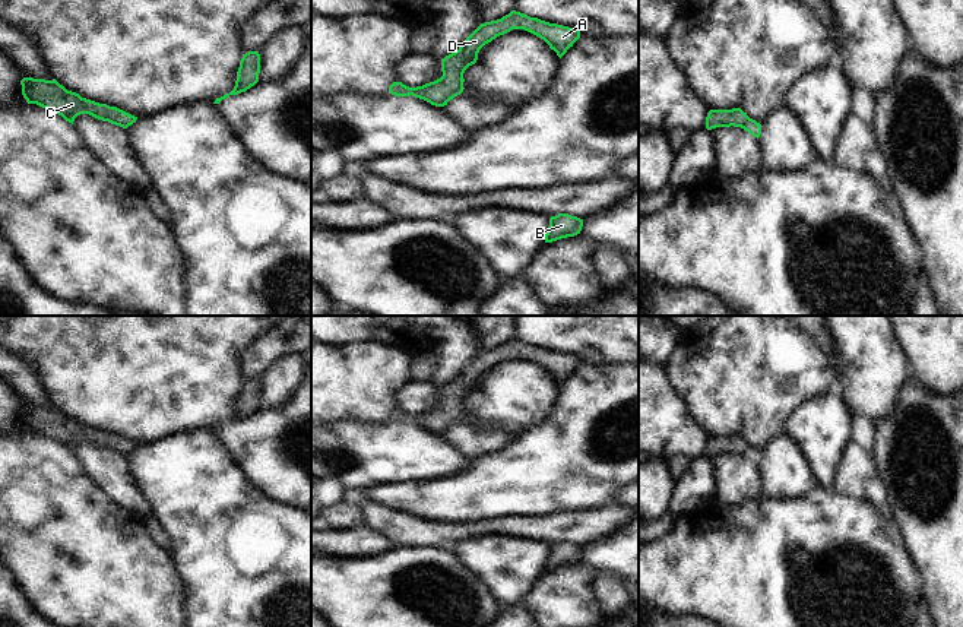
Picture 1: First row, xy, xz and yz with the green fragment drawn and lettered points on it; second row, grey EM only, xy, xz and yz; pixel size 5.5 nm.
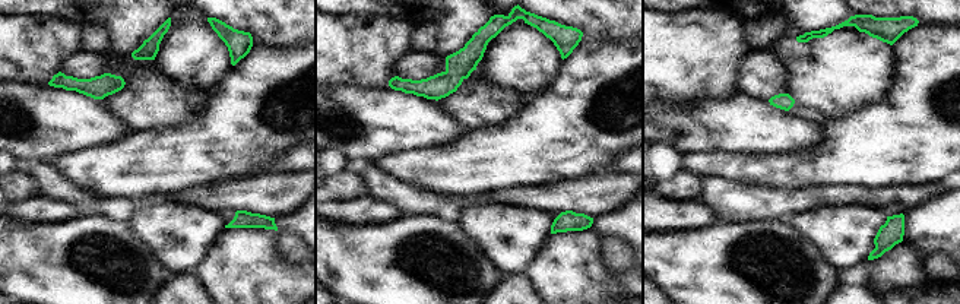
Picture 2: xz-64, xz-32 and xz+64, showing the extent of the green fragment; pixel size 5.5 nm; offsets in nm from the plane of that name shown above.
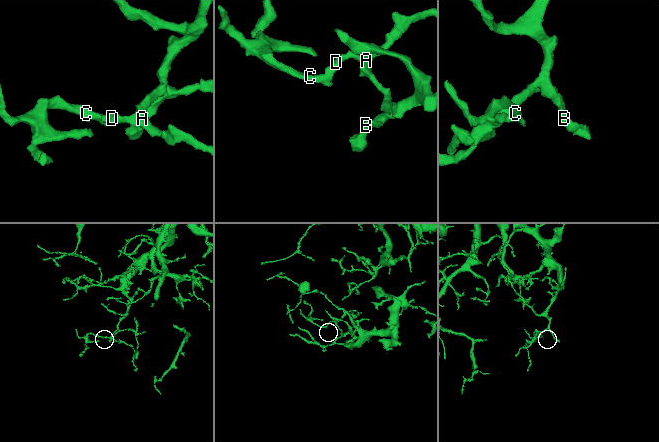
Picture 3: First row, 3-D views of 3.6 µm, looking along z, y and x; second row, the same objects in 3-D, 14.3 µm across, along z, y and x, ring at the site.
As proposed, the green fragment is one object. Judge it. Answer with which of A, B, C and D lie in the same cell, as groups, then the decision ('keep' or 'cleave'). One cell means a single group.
A B C D; keep

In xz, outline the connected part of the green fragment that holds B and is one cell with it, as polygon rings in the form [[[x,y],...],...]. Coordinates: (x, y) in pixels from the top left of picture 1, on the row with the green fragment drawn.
[[[558,213],[549,218],[549,227],[545,234],[545,243],[552,243],[561,238],[574,237],[580,234],[583,219],[568,213]]]

